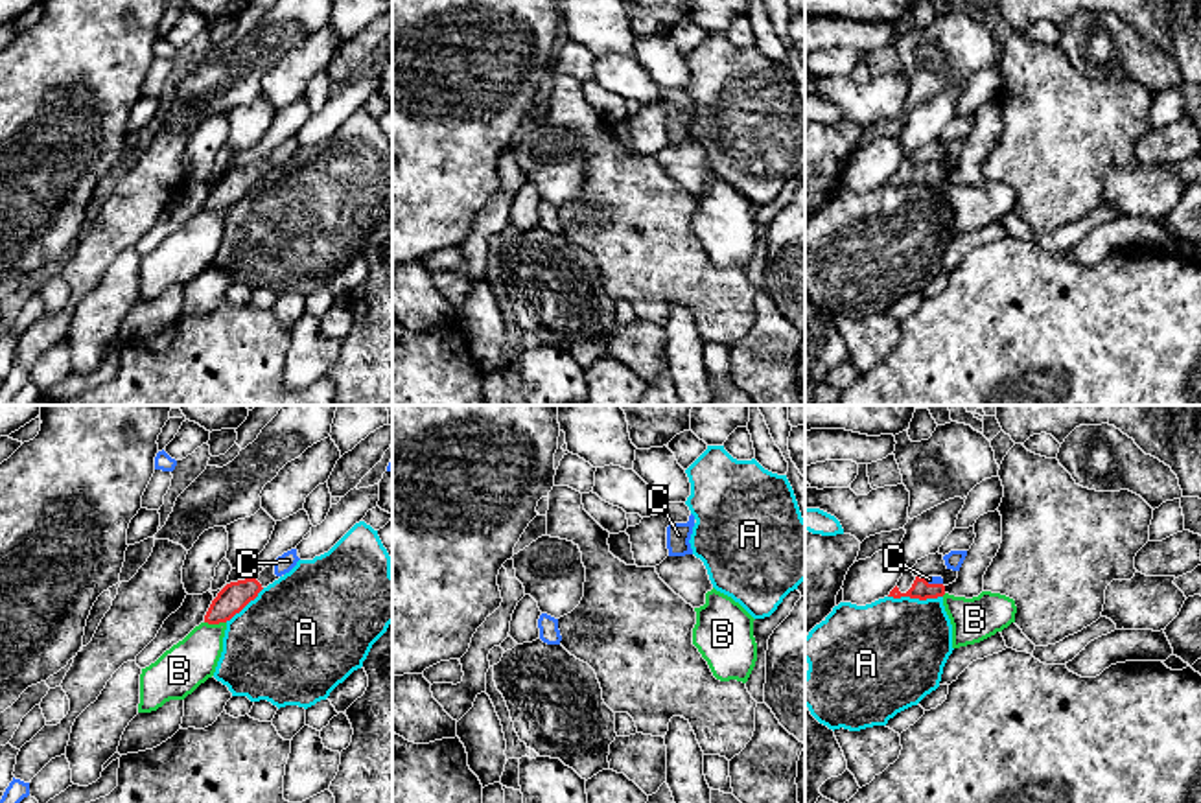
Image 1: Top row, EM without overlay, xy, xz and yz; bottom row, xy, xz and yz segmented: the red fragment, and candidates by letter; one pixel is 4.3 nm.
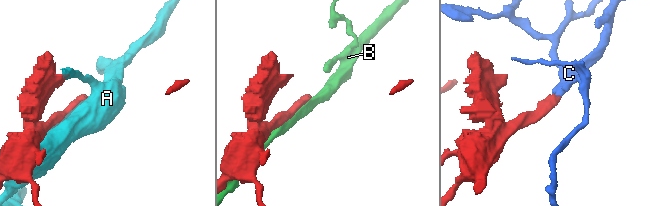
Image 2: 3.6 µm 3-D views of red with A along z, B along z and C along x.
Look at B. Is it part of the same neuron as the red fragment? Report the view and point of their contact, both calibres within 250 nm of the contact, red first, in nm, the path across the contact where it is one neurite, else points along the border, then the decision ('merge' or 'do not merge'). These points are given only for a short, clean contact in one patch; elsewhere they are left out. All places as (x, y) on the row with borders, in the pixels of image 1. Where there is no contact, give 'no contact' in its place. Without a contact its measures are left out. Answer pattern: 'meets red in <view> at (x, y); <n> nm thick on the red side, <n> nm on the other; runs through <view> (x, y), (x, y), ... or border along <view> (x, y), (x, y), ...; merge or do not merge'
meets red in xy at (216, 623); 120 nm thick on the red side, 200 nm on the other; do not merge

